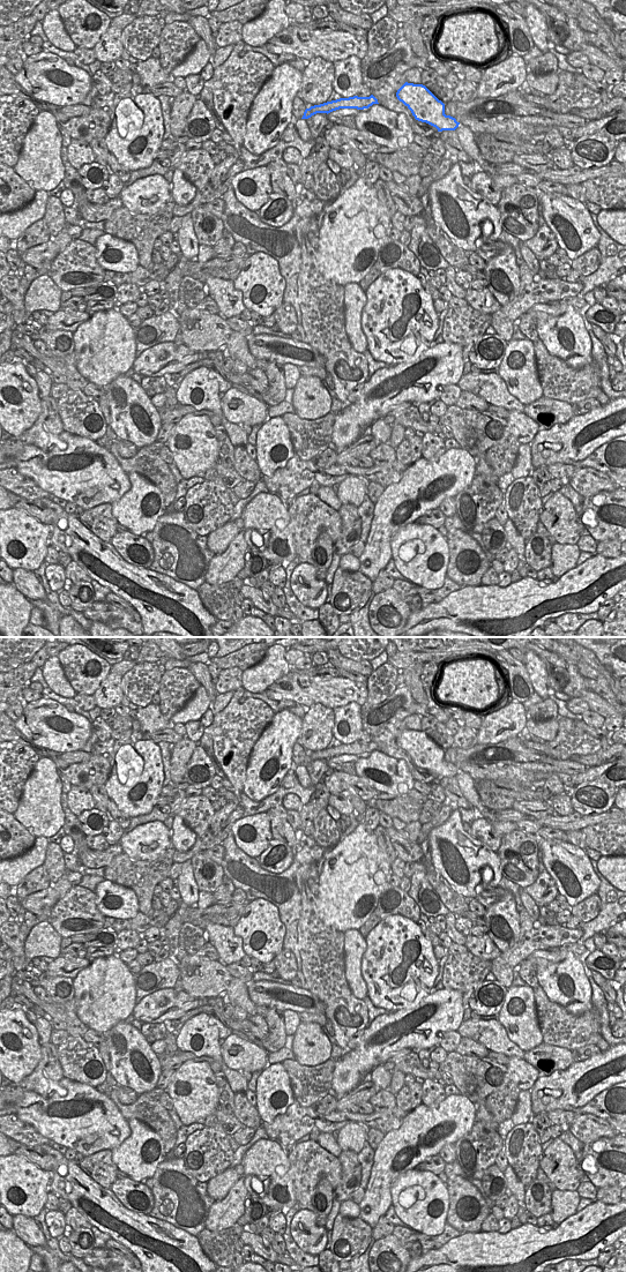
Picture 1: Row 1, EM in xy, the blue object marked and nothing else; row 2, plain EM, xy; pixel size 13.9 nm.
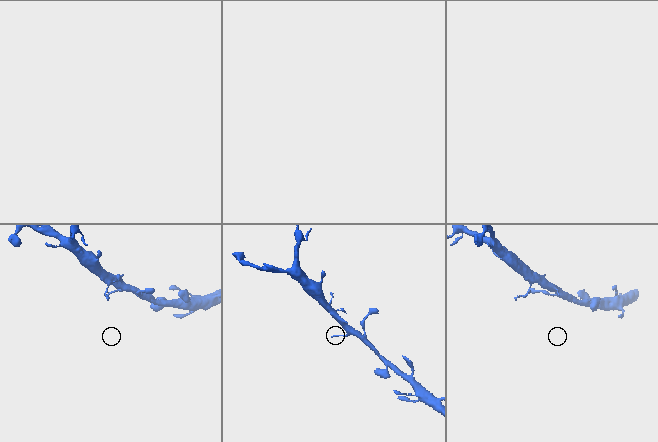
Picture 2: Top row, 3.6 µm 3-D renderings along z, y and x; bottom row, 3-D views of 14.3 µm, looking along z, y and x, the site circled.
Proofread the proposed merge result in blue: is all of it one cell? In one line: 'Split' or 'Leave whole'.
Leave whole

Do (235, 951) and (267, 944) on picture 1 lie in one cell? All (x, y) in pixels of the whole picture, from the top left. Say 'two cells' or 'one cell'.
two cells

